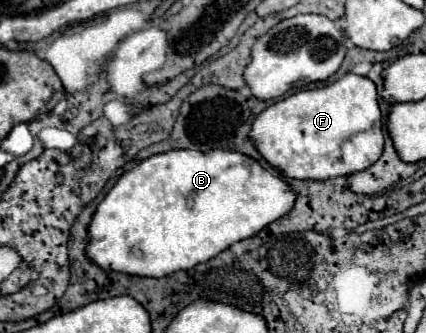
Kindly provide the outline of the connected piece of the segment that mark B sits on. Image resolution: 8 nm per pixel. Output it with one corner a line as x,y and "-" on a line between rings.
181,149
181,151
167,151
167,153
159,153
159,155
153,155
153,157
147,157
143,159
137,167
133,167
131,171
123,173
119,177
119,181
113,185
113,189
105,195
105,199
97,205
97,211
89,223
89,231
87,231
87,249
85,249
85,255
91,263
99,265
101,269
115,269
119,273
127,273
127,275
137,275
137,277
165,277
165,275
171,275
179,269
191,269
203,261
209,261
211,257
219,255
221,251
225,251
229,245
237,243
237,241
243,241
255,233
259,233
263,227
267,227
269,223
285,217
291,209
293,209
293,203
295,203
295,193
289,189
289,185
285,183
283,177
263,169
255,159
243,155
243,153
237,153
237,151
213,151
213,153
203,153
203,151
191,151
191,149

